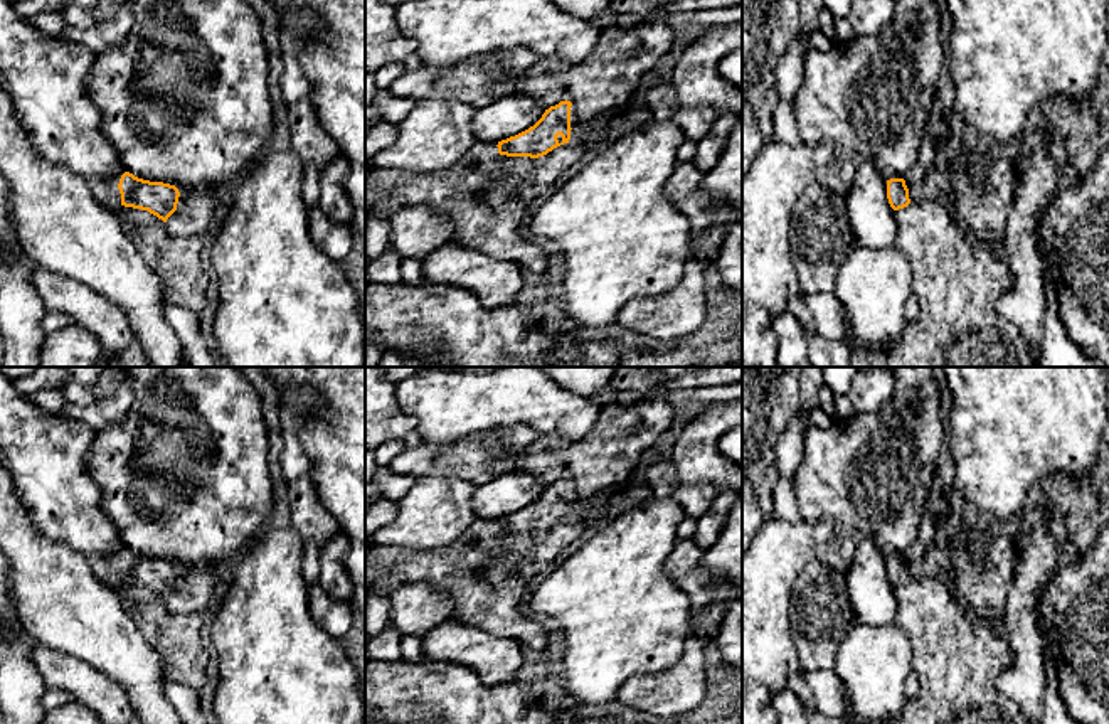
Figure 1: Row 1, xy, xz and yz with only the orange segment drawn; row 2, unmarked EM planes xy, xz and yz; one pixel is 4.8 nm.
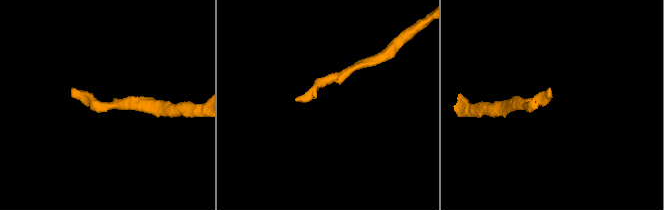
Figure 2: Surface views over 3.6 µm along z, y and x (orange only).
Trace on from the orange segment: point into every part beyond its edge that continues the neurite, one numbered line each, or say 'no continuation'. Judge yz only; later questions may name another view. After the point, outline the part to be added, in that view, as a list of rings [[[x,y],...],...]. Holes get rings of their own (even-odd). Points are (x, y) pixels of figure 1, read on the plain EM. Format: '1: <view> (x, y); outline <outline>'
1: yz (980, 580); outline [[[944,490],[931,492],[922,517],[921,535],[904,554],[910,581],[939,579],[952,594],[963,615],[973,623],[998,625],[1003,621],[1005,606],[1015,579],[1018,557],[1016,540],[1010,537],[981,539],[978,547],[968,537],[969,512],[954,510]]]

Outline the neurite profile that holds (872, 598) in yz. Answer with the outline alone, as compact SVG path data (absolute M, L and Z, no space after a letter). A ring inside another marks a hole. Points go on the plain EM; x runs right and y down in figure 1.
M863 539L846 571L853 626L885 626L895 621L897 599L887 576L887 556L873 539Z

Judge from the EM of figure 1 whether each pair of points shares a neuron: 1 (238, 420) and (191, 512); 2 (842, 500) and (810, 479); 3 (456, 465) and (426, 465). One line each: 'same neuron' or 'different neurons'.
1: same neuron
2: same neuron
3: same neuron

